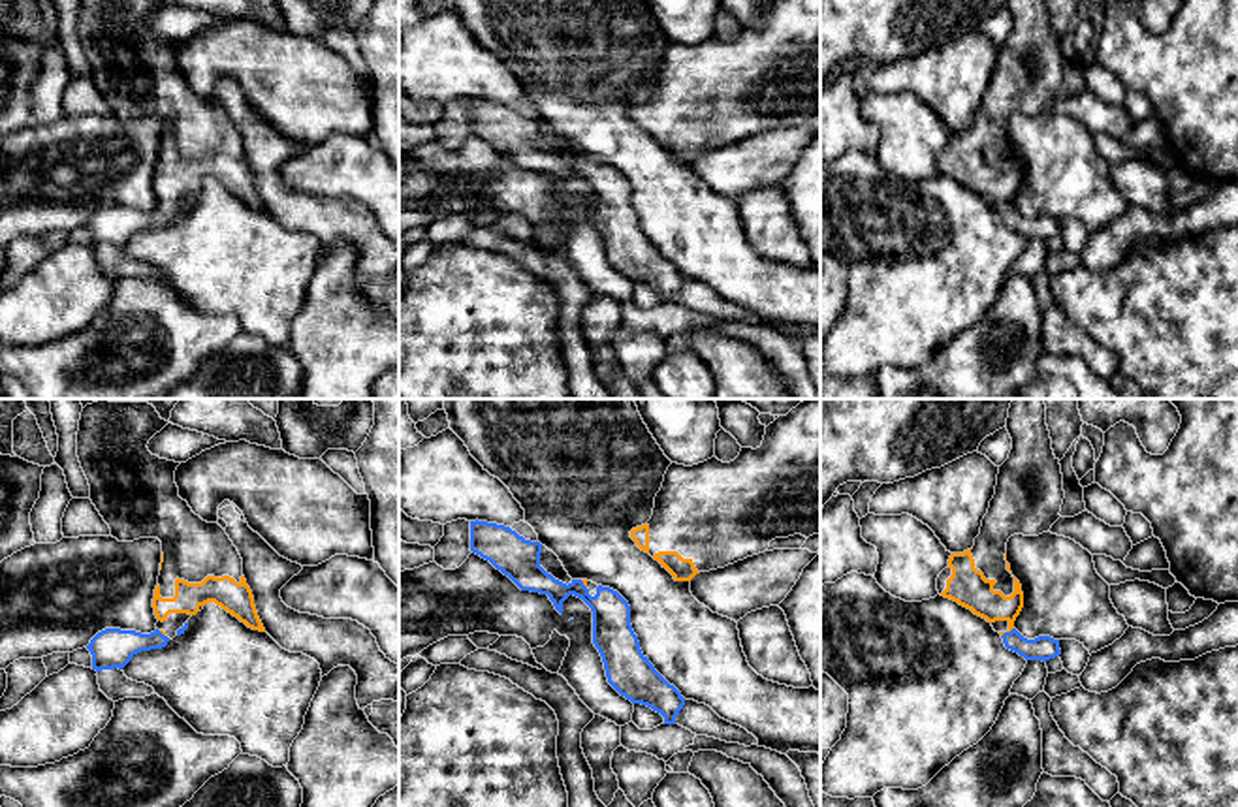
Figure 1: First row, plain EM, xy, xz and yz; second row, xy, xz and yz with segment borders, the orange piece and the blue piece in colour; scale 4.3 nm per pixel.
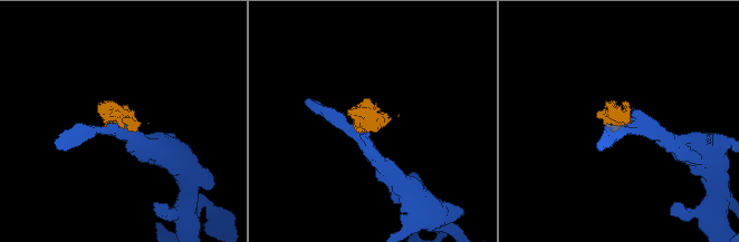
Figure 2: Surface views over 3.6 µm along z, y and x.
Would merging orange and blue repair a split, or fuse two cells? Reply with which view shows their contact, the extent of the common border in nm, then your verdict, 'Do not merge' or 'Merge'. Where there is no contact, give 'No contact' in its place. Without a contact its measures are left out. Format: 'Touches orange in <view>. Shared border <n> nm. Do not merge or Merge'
Touches orange in yz. Shared border 70 nm. Merge

